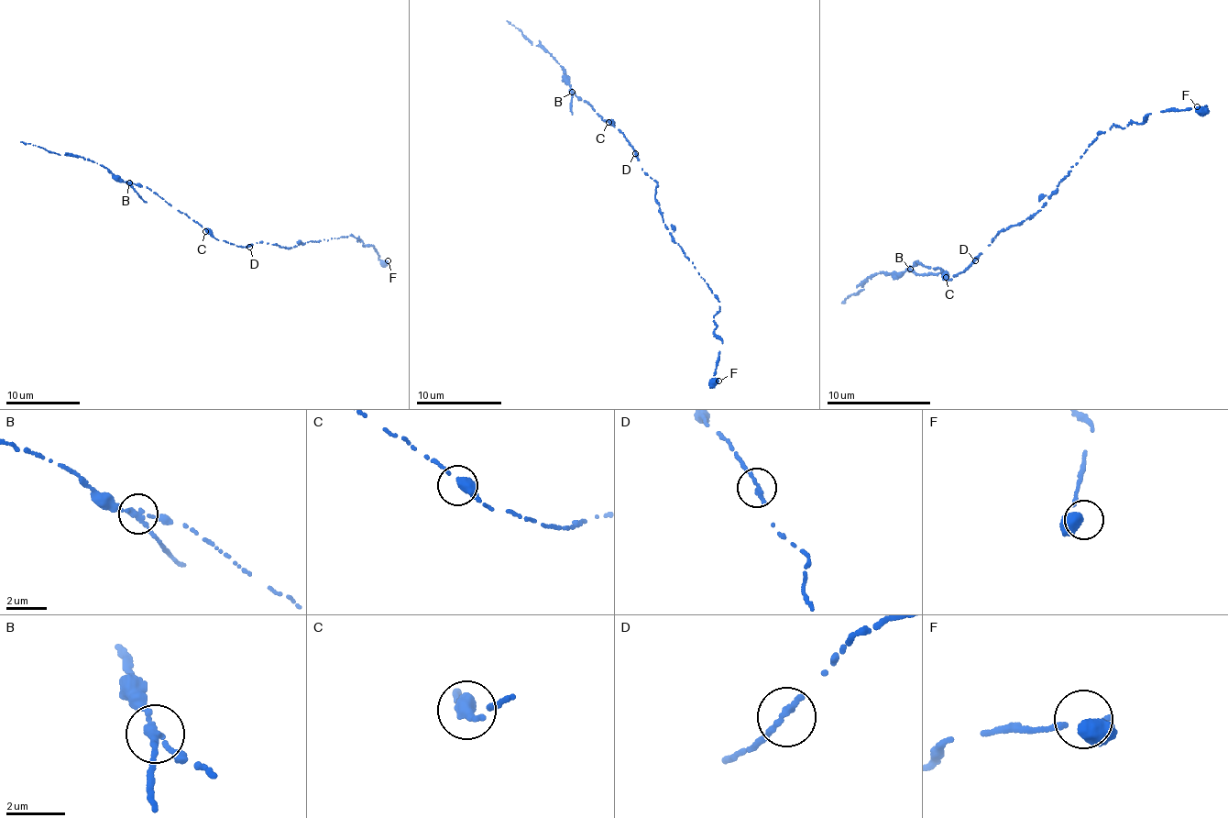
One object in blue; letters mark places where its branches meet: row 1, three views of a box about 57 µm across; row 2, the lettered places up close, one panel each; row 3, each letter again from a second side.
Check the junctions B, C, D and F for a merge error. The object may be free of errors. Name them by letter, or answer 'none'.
B

